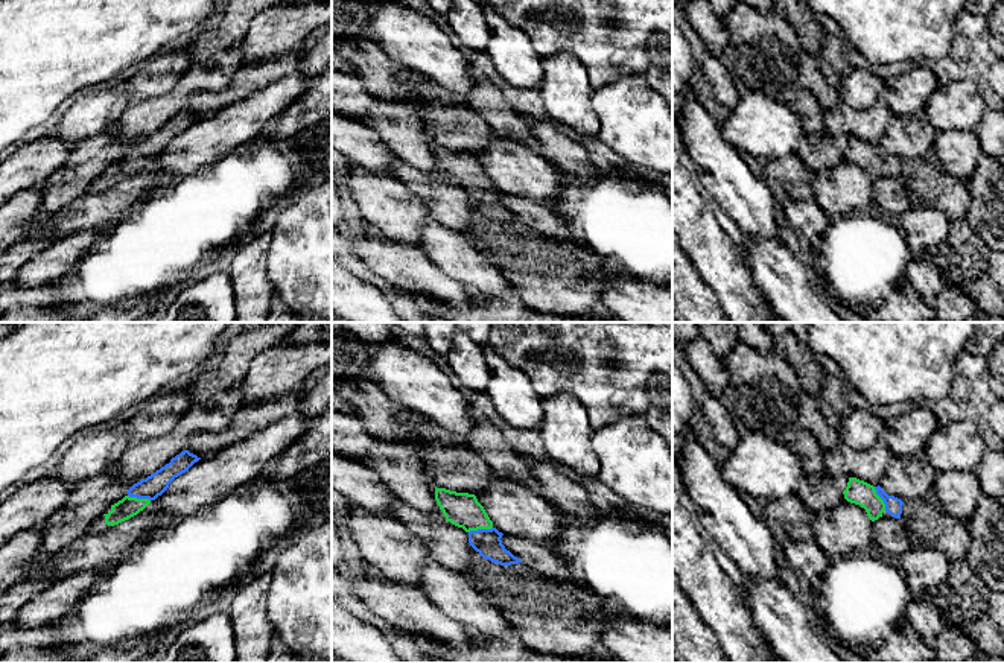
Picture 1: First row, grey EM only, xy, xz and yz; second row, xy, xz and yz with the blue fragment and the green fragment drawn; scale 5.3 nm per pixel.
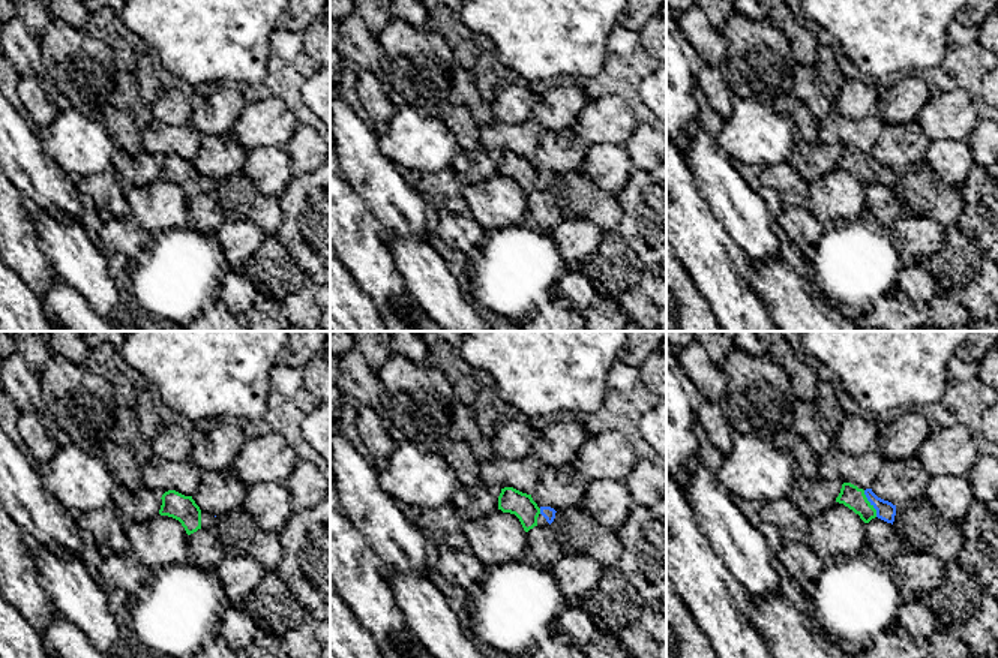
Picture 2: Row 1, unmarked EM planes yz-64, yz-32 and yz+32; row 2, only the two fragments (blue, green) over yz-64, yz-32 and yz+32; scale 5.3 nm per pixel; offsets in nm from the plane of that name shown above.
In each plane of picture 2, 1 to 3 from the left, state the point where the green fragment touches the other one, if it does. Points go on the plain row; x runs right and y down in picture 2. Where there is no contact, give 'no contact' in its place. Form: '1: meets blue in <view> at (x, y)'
1: no contact
2: meets blue in yz-32 at (541, 176)
3: meets blue in yz+32 at (871, 168)

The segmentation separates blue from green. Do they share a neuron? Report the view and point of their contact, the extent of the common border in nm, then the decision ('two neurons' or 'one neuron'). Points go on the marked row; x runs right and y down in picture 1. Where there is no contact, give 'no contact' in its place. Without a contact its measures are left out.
meets blue in xz at (479, 529); contact 130 nm long; one neuron

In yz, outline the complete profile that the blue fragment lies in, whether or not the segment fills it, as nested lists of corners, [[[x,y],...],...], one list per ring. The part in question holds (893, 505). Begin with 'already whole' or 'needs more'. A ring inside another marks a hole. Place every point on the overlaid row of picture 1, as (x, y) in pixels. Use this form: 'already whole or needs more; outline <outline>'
needs more; outline [[[849,477],[843,494],[847,502],[864,508],[872,522],[882,517],[884,511],[891,517],[901,519],[904,502],[894,496],[888,496],[879,485],[873,487],[856,477]]]

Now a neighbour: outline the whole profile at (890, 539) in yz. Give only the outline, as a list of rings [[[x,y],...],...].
[[[879,517],[873,522],[873,552],[884,560],[898,563],[913,546],[901,519]]]

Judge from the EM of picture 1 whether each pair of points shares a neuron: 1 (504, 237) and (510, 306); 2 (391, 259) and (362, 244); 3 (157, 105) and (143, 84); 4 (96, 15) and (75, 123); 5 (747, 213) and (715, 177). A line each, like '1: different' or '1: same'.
1: different
2: same
3: different
4: different
5: same

